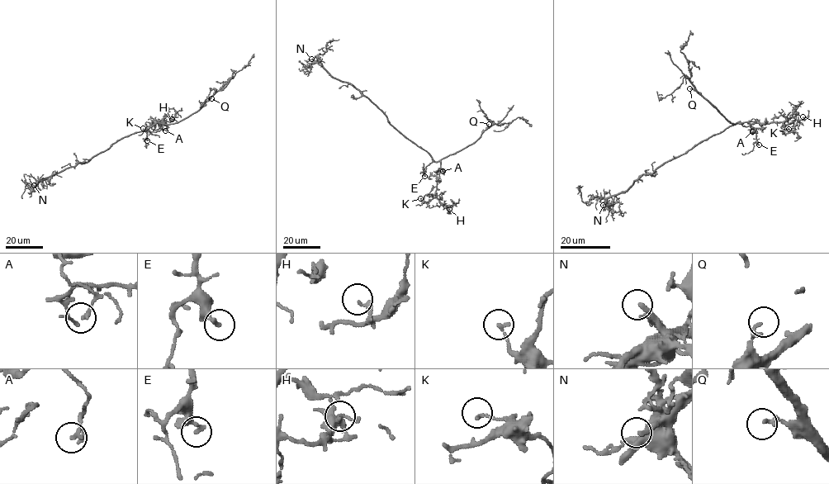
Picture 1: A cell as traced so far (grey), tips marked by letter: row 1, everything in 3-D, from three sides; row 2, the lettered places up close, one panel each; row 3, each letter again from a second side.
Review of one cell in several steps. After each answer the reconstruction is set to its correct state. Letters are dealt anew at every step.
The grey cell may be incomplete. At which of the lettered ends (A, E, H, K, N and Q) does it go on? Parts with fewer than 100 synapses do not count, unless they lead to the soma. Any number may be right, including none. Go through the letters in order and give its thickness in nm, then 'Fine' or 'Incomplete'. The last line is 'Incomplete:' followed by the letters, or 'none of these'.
A: Thickness 180 nm. Fine
E: Thickness 200 nm. Fine
H: Thickness 240 nm. Fine
K: Thickness 150 nm. Fine
N: Thickness 220 nm. Incomplete
Q: Thickness 200 nm. Fine
Incomplete: N

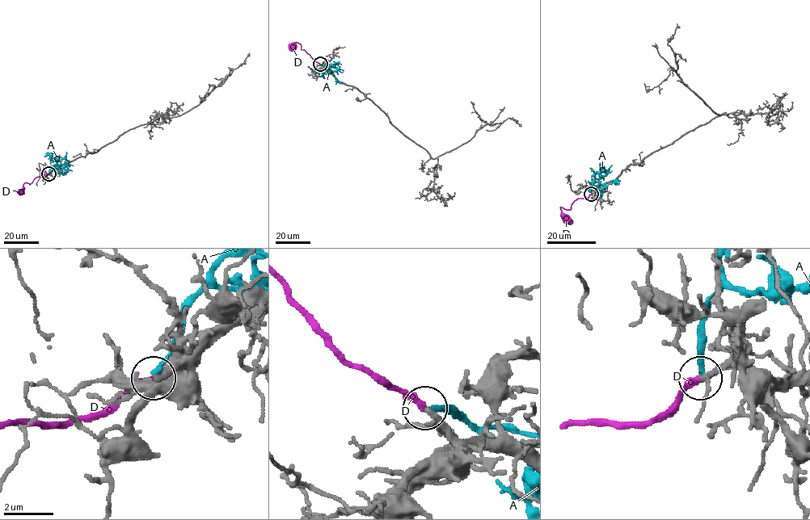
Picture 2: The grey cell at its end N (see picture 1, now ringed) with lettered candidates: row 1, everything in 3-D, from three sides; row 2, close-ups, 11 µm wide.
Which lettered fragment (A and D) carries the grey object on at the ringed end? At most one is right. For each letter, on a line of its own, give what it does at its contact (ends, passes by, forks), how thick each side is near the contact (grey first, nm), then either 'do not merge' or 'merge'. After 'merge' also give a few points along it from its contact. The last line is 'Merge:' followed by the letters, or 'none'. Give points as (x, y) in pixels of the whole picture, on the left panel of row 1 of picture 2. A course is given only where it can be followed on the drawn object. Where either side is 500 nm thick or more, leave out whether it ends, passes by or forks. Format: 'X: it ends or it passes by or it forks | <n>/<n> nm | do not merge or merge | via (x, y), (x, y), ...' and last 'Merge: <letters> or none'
A: it ends | 260/200 nm | do not merge
D: it ends | 240/280 nm | merge | via (48, 173), (36, 177), (29, 184), (25, 183), (20, 192)
Merge: D

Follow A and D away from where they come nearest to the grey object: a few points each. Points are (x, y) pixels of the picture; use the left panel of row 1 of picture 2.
A: (48, 173), (52, 167), (59, 171), (65, 165), (70, 165)
D: (48, 173), (36, 177), (29, 184), (25, 183), (20, 192)

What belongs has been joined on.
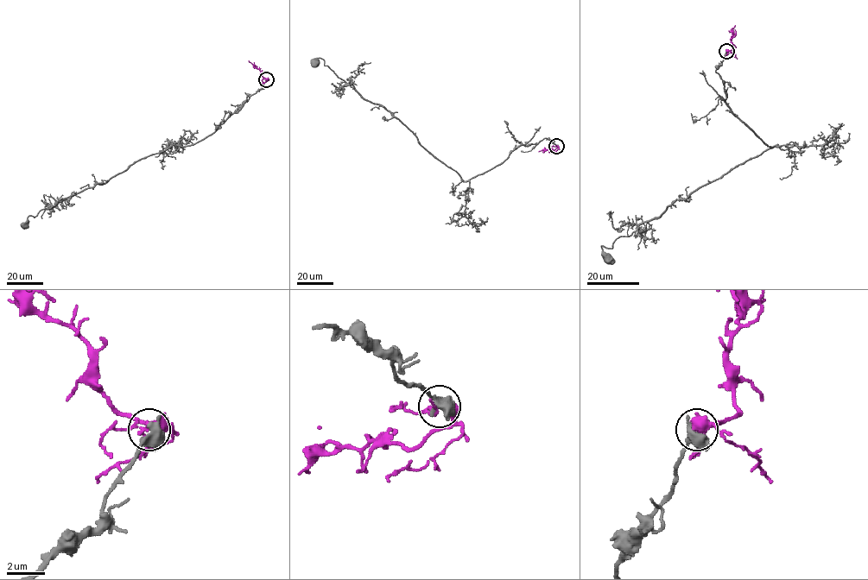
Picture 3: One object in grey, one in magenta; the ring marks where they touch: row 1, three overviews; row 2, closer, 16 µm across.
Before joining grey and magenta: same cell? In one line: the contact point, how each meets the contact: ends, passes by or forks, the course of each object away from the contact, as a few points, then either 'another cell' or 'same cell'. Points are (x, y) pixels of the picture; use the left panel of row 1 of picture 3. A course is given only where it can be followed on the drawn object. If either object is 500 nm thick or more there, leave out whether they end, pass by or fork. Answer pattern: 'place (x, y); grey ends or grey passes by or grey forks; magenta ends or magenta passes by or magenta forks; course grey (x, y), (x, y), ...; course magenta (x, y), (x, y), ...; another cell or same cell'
place (266, 79); course grey (266, 79), (204, 138), (135, 161), (104, 183), (30, 216), (24, 226); course magenta (266, 79), (248, 60); another cell

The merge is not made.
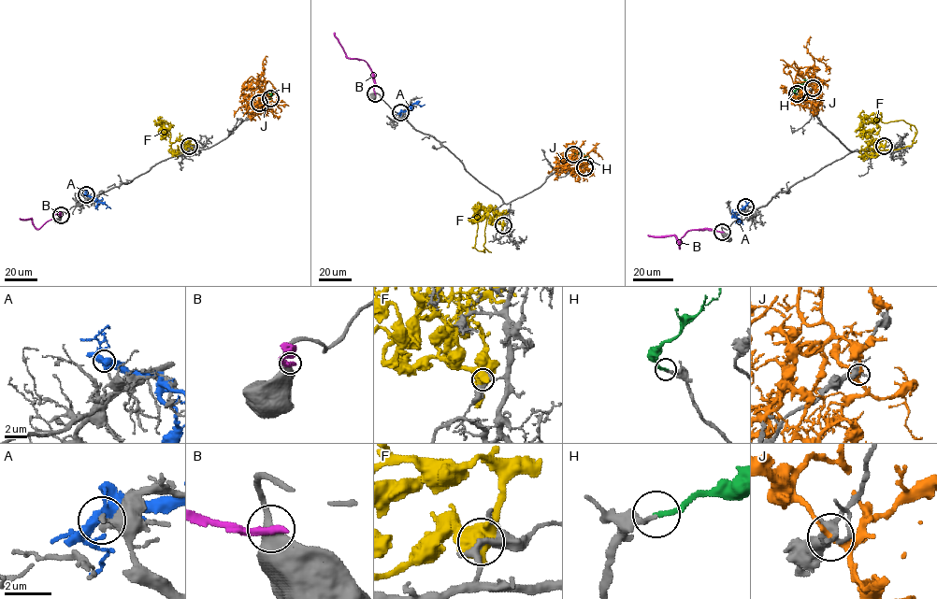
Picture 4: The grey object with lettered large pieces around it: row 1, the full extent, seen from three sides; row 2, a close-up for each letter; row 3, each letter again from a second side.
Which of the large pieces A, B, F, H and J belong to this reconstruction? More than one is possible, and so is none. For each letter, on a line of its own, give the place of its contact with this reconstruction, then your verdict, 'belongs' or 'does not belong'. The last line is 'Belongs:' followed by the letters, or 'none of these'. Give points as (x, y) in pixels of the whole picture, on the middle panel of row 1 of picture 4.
A: (400, 112) | does not belong
B: (375, 93) | does not belong
F: (503, 225) | does not belong
H: (573, 154) | belongs
J: (584, 167) | does not belong
Belongs: H

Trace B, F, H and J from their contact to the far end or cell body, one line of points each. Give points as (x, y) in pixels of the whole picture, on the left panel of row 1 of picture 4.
B: (61, 215), (55, 214), (38, 229), (31, 219), (20, 218)
F: (189, 146), (183, 141), (178, 149), (172, 150), (169, 146), (170, 133), (160, 127), (161, 123), (164, 138)
H: (259, 103), (267, 100), (276, 92)
J: (270, 98), (268, 92), (263, 93), (248, 115), (256, 115), (257, 109)

